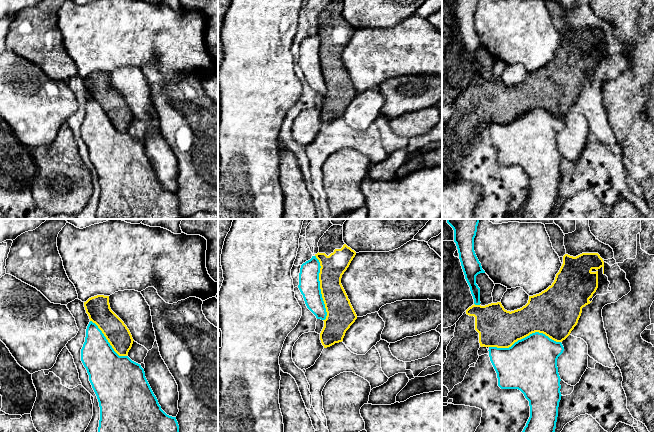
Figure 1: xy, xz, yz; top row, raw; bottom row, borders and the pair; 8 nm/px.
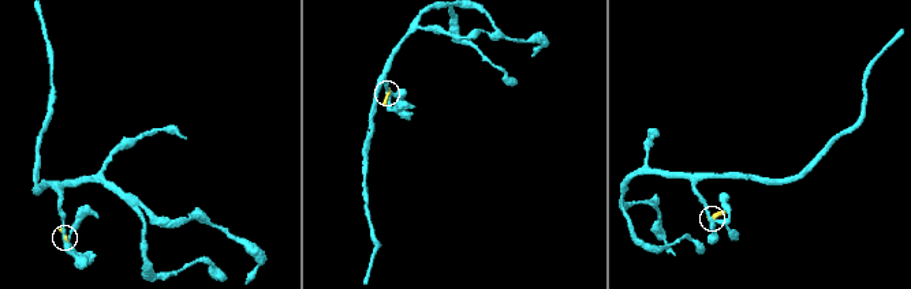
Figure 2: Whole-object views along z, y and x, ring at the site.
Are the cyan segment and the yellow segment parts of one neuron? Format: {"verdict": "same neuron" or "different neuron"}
{"verdict": "different neuron"}

